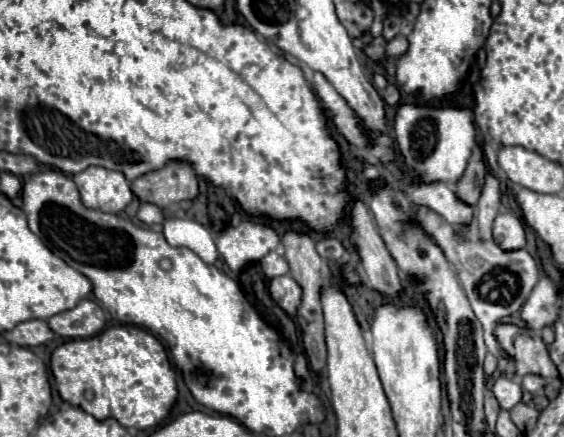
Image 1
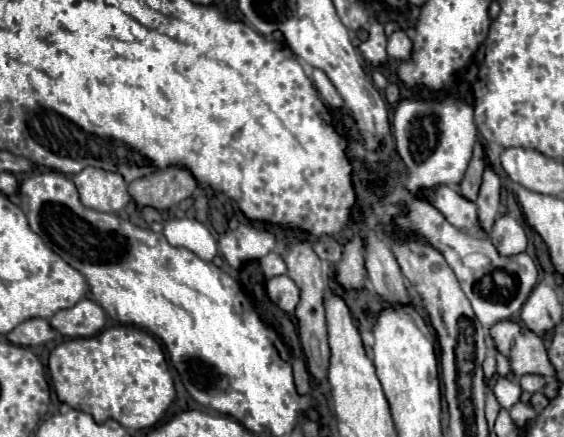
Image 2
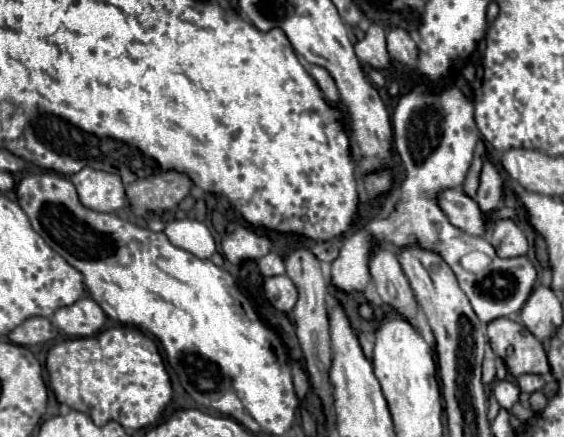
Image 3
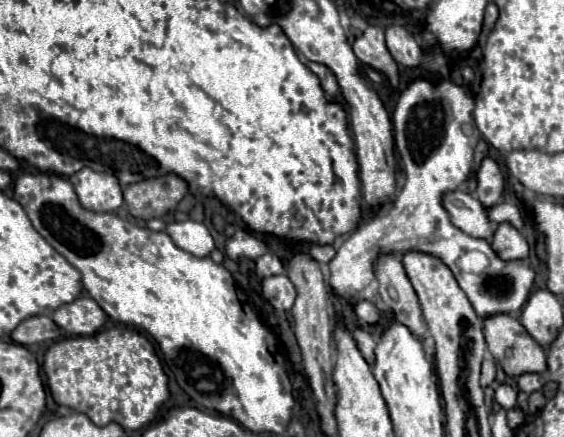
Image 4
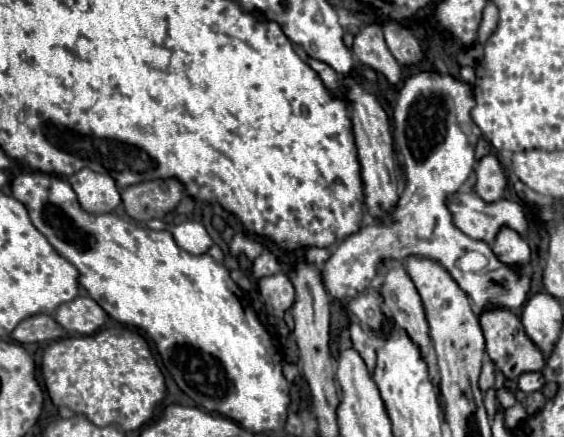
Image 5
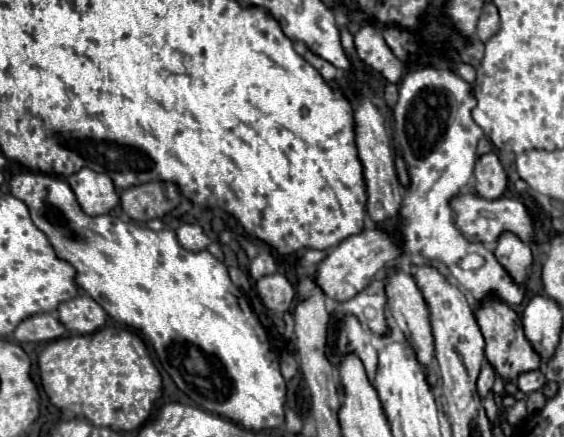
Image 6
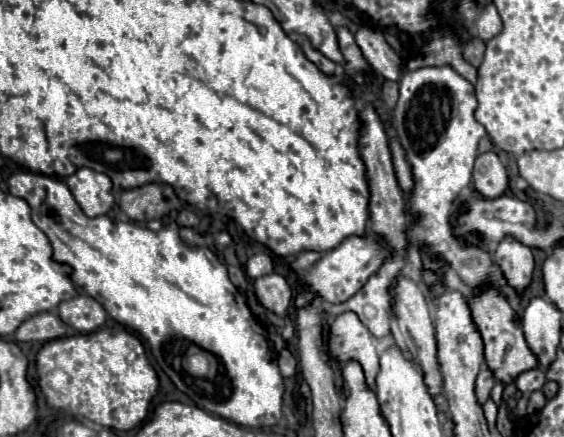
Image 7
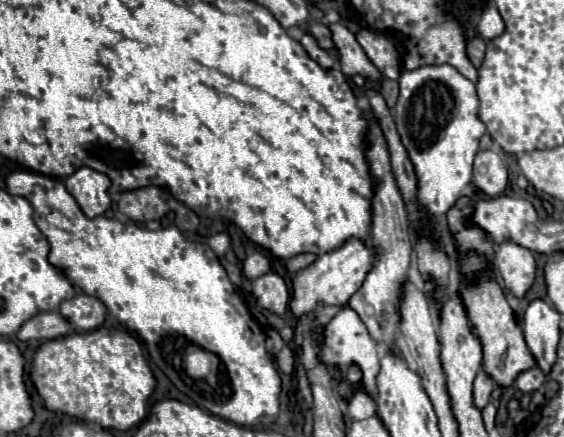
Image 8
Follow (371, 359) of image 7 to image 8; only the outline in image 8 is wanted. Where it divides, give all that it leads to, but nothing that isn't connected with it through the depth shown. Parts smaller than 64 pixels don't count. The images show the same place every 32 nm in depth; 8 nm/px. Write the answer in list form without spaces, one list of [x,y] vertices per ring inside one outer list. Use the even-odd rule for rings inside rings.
[[[344,308],[340,310],[326,326],[326,332],[324,332],[324,344],[320,348],[320,356],[324,360],[324,364],[328,366],[338,366],[338,368],[346,368],[350,364],[358,364],[360,370],[362,370],[362,386],[366,392],[370,392],[372,396],[376,396],[376,374],[380,370],[380,364],[378,364],[378,352],[376,352],[376,342],[370,338],[368,330],[364,328],[362,320],[356,316],[354,310],[350,308]]]

